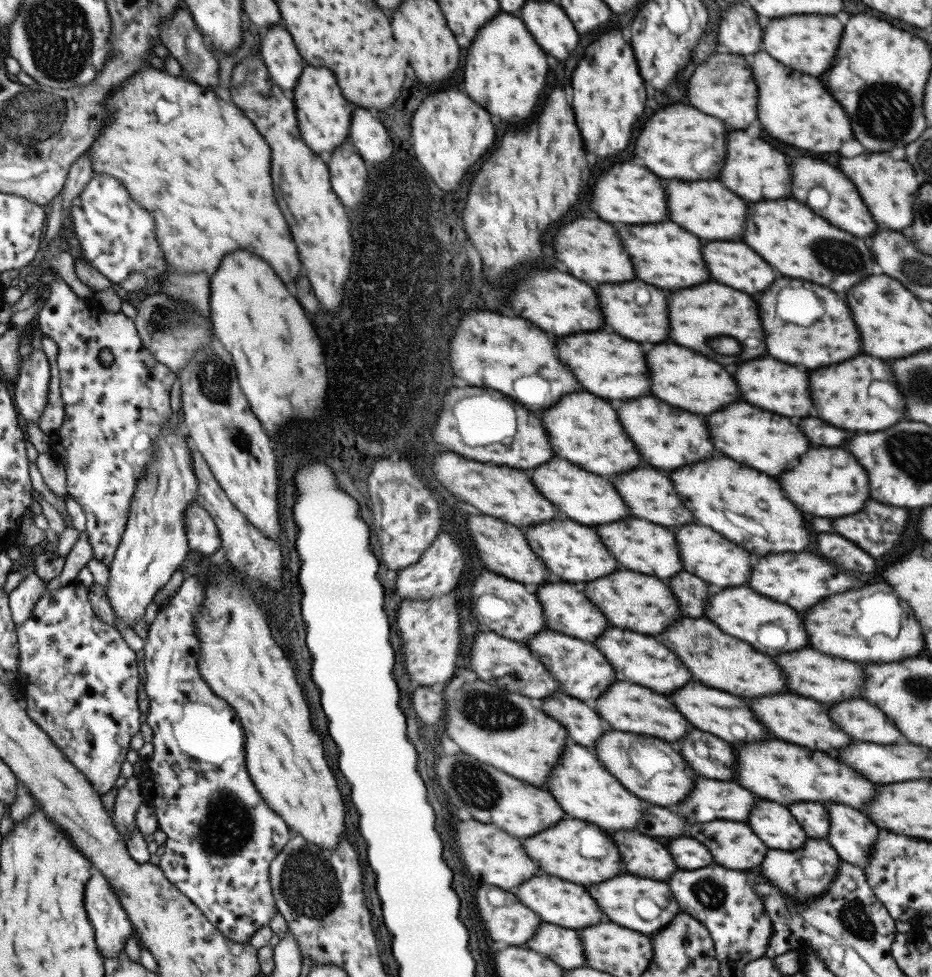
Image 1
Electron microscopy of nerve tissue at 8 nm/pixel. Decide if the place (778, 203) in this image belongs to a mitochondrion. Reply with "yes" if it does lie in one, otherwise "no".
no

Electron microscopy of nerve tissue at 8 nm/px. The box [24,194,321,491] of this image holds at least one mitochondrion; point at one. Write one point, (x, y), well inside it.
(212, 375)

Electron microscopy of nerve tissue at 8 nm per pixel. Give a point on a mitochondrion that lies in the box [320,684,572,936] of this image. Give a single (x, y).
(488, 710)

